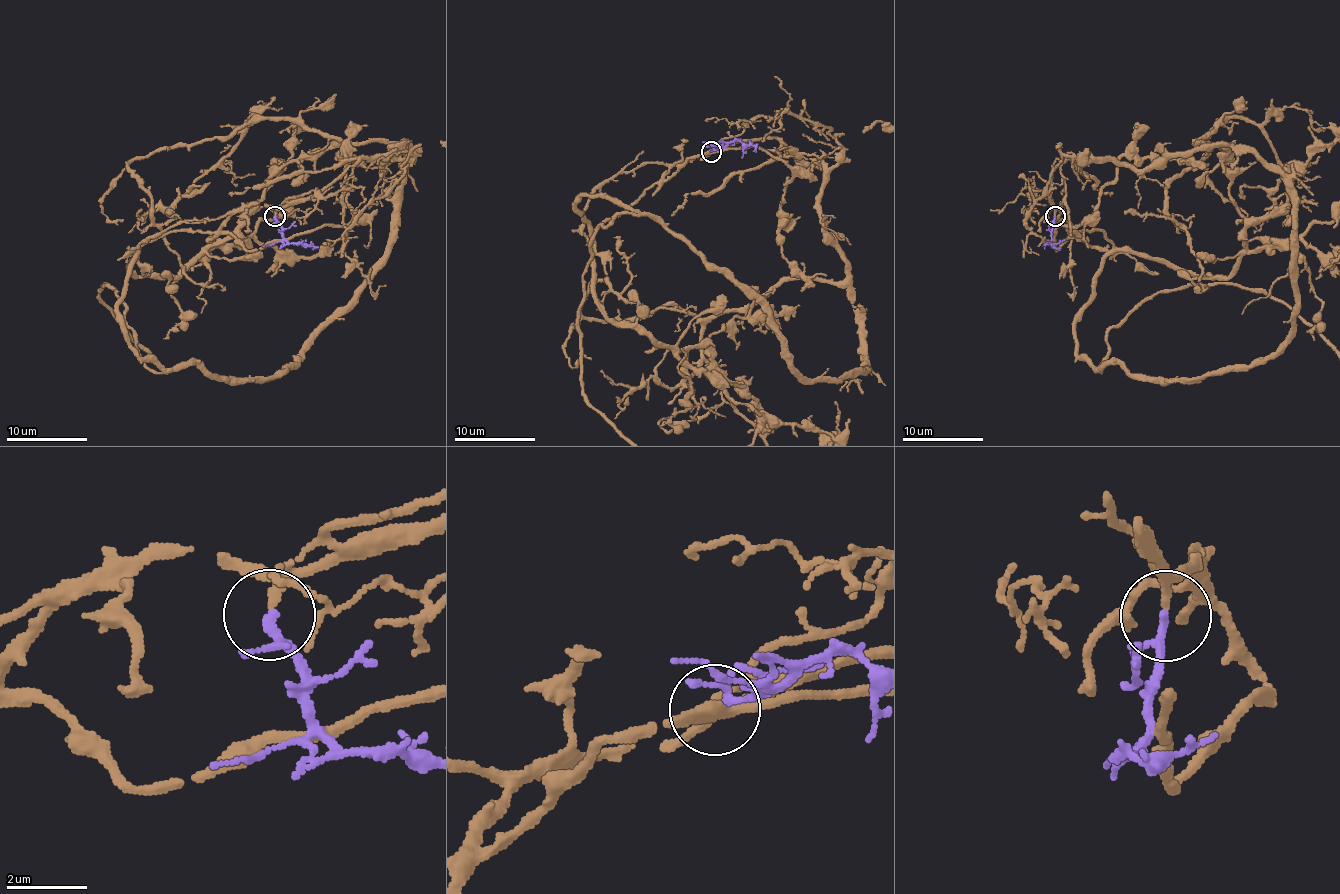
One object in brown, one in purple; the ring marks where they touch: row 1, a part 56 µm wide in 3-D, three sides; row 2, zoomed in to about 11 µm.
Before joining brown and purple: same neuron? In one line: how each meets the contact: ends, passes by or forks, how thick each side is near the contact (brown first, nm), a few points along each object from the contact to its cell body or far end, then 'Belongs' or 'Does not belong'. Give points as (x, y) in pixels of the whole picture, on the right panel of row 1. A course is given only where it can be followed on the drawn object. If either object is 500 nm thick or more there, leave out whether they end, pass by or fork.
At the ring brown passes by. At the ring purple forks. Thickness 160 nm (brown) against 140 nm. Course of brown: (1055, 214), (1052, 168), (1055, 249), (1114, 245), (1076, 323), (1095, 372), (1159, 292), (1265, 290). Course of purple: (1055, 216), (1052, 235), (1047, 243), (1061, 247). Belongs

